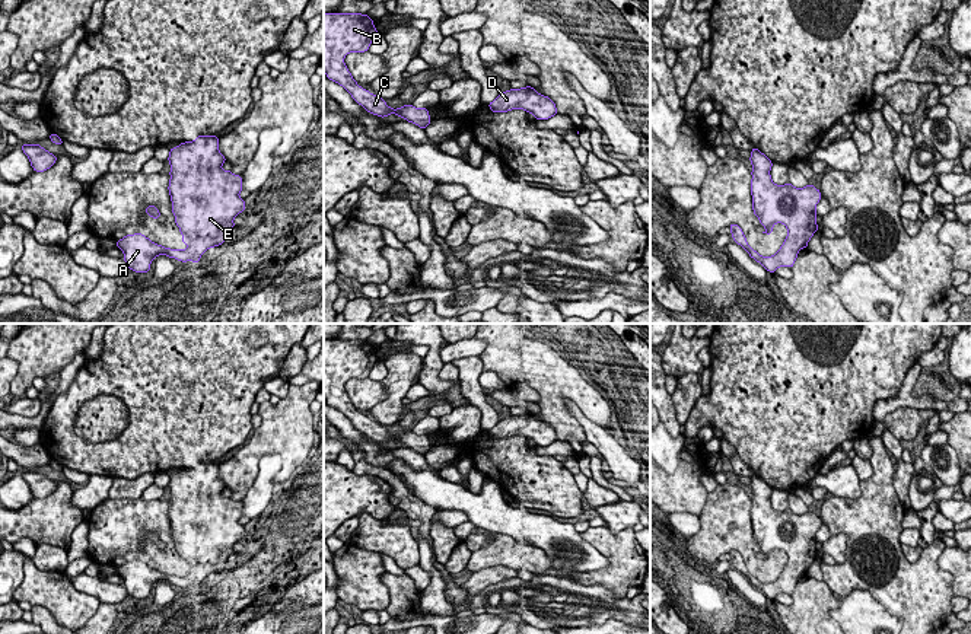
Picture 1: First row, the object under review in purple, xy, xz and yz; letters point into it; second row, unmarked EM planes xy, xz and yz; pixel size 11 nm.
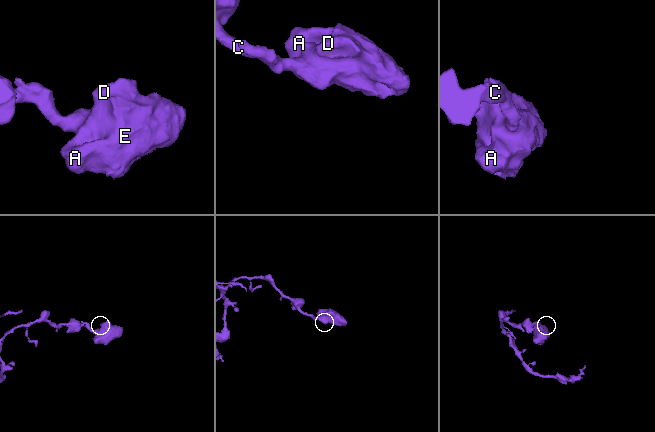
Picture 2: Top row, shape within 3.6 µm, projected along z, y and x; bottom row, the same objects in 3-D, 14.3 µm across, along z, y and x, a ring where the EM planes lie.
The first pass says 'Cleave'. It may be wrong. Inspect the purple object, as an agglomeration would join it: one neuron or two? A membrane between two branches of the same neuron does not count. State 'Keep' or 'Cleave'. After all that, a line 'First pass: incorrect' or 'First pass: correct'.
Keep
First pass: incorrect

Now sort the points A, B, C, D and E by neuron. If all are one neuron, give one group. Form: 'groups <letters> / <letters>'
groups A B C D E

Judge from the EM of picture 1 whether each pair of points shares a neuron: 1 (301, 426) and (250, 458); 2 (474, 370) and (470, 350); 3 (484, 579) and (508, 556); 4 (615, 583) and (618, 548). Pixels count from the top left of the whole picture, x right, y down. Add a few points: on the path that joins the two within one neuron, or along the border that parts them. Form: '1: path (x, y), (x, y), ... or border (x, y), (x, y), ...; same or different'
1: path (287, 427), (263, 445); same
2: border (477, 354), (457, 357), (451, 362); different
3: border (516, 570), (490, 566), (473, 573); different
4: path (618, 574), (618, 557); same

